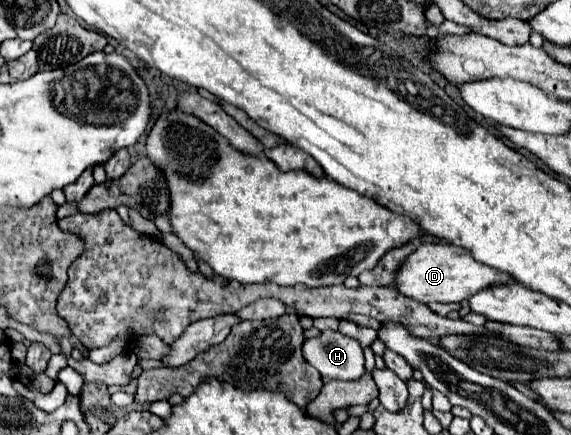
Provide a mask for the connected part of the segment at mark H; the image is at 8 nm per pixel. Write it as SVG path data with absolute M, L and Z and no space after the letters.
M323 330L319 338L305 340L303 358L317 368L323 378L331 380L355 382L365 372L365 358L359 342L333 330Z

